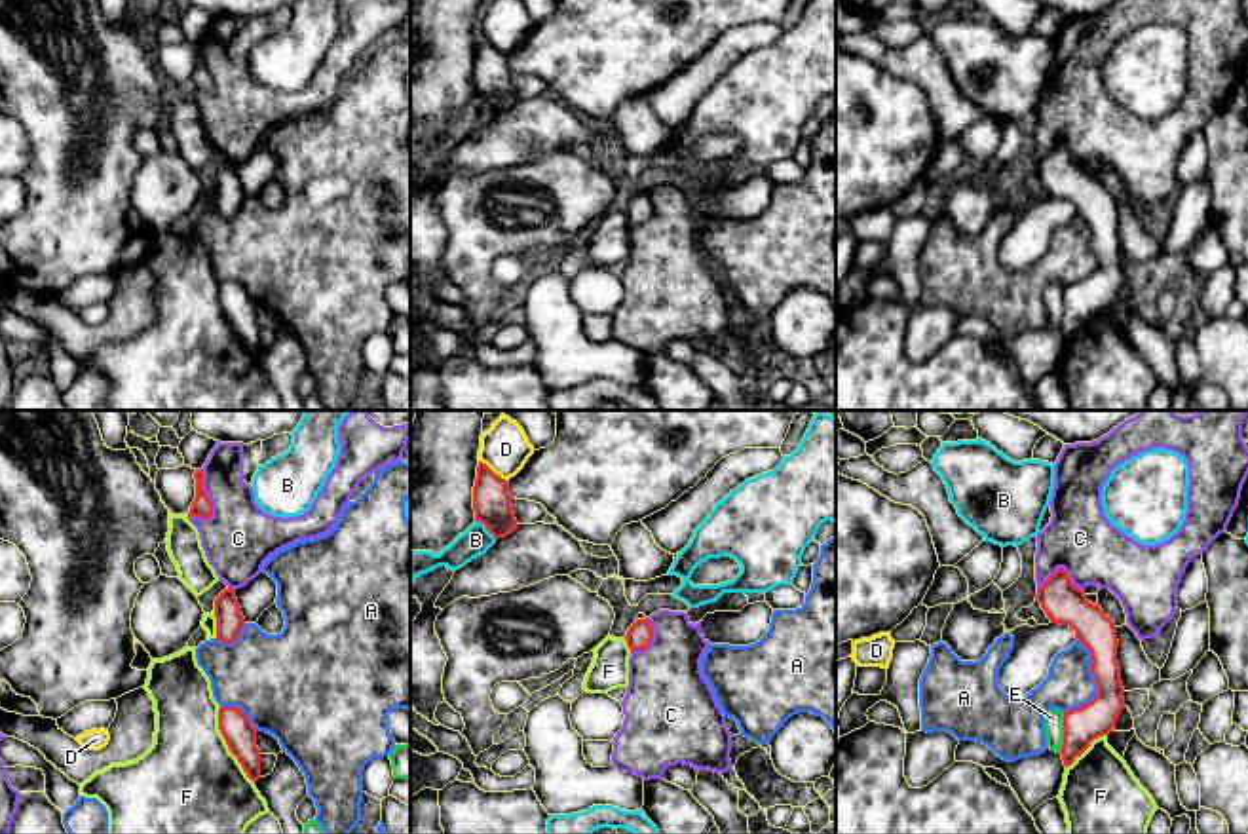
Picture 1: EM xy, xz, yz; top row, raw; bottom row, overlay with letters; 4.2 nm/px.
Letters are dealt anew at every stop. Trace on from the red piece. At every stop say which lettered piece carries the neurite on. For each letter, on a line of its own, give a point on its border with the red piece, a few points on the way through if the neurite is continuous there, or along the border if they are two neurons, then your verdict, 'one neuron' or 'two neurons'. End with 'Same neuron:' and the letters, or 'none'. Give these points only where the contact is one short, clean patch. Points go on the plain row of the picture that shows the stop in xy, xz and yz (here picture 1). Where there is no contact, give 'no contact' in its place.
A: yz (1096, 255) | two neurons
B: xz (487, 103) | two neurons
C: xy (206, 69) | two neurons
D: xz (491, 44) | along xz (479, 35), (506, 56) | two neurons
E: yz (1064, 306) | along yz (1064, 287), (1064, 318), (1058, 325) | two neurons
F: xy (226, 318) | two neurons
Same neuron: none

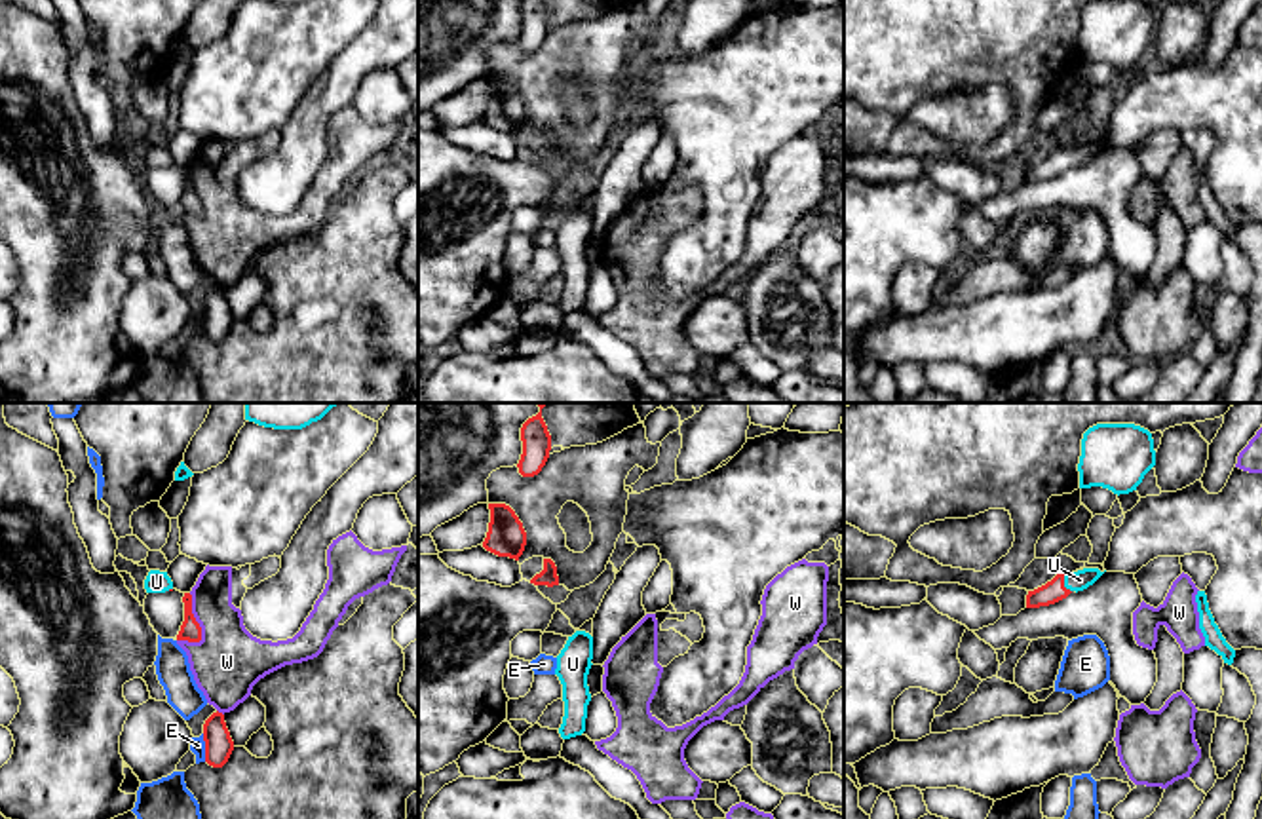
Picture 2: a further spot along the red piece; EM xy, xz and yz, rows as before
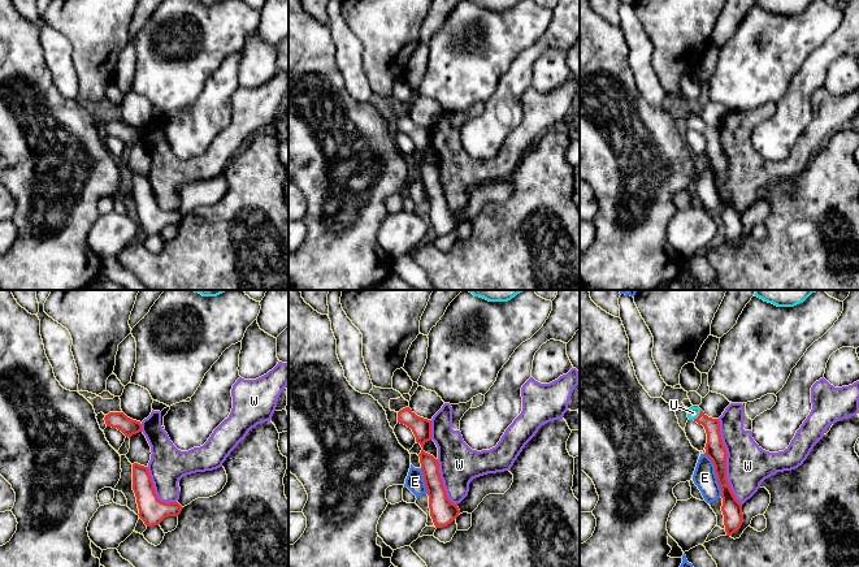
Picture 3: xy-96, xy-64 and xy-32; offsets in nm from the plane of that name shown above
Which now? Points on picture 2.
E: xy (206, 322) | two neurons
U: yz (1063, 158) | across yz (1053, 166), (1063, 158), (1080, 154) | one neuron
W: xy (194, 192) | two neurons
Same neuron: U

